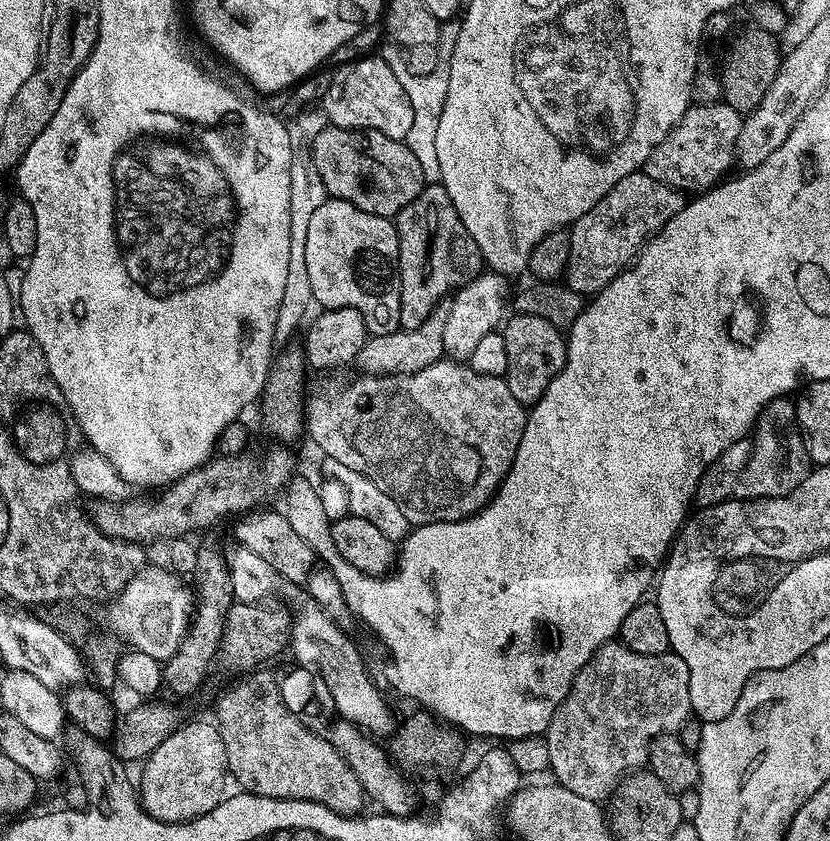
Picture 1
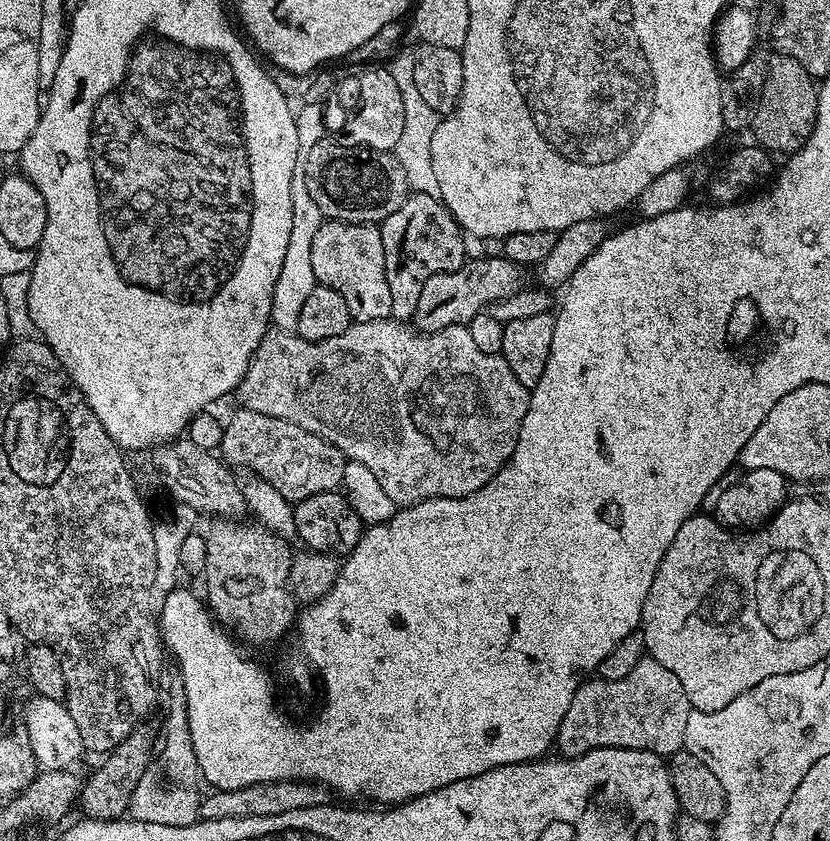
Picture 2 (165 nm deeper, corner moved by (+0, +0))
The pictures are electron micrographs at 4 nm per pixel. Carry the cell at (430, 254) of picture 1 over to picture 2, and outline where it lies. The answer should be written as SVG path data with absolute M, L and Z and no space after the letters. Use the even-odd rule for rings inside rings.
M412 192L408 199L402 202L402 206L394 210L394 214L379 221L378 227L382 234L382 250L386 250L386 282L390 282L391 319L408 322L412 320L414 310L418 310L418 297L422 295L422 286L426 286L426 278L434 278L434 274L458 270L458 266L464 264L465 233L439 196L421 192Z

